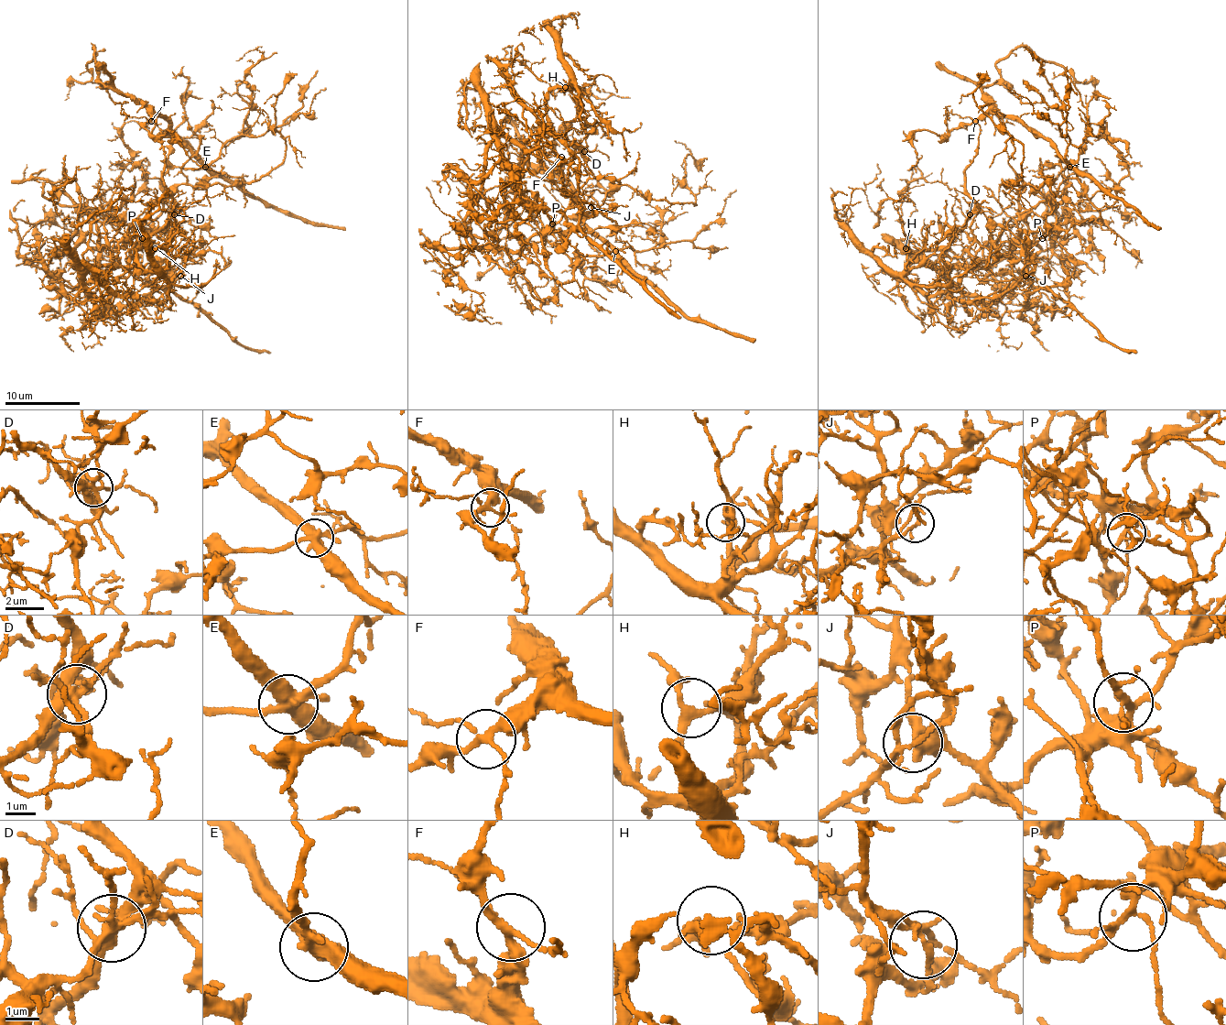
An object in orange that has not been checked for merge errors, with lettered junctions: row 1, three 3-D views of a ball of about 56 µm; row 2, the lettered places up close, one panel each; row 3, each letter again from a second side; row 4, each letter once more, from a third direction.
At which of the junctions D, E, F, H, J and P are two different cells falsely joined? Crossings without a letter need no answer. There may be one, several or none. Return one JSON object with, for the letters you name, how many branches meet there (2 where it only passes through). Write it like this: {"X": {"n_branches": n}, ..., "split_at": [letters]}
{"D": {"n_branches": 6}, "E": {"n_branches": 5}, "F": {"n_branches": 4}, "J": {"n_branches": 4}, "split_at": ["D", "E", "F", "J"]}

